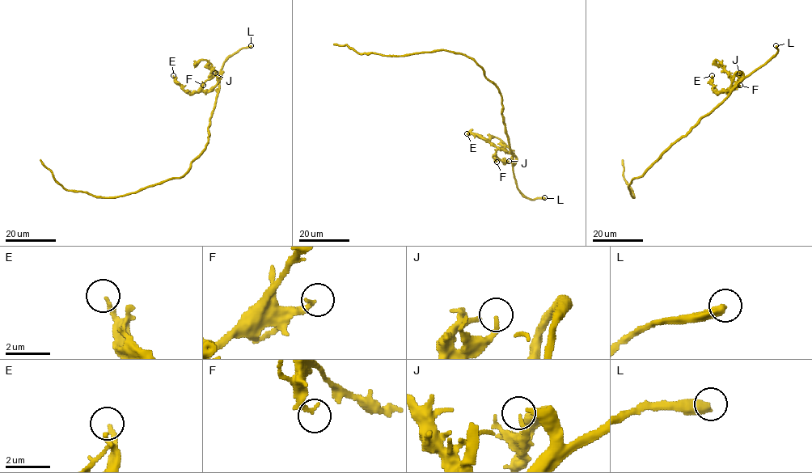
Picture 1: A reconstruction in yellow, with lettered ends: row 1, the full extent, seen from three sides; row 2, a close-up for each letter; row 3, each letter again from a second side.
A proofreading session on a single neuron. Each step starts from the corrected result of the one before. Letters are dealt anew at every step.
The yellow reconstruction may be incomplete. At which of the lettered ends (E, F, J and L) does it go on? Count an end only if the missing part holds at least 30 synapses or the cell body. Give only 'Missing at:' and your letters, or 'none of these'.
Missing at: L

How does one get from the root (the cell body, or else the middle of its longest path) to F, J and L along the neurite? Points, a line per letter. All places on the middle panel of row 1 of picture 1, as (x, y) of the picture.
F: (492, 82), (501, 95), (501, 115), (513, 164), (515, 157), (503, 149), (497, 149), (495, 154), (496, 162)
J: (492, 82), (501, 95), (515, 162), (503, 149), (496, 155), (509, 161)
L: (492, 82), (501, 95), (501, 115), (512, 155), (517, 187), (530, 199), (544, 197)

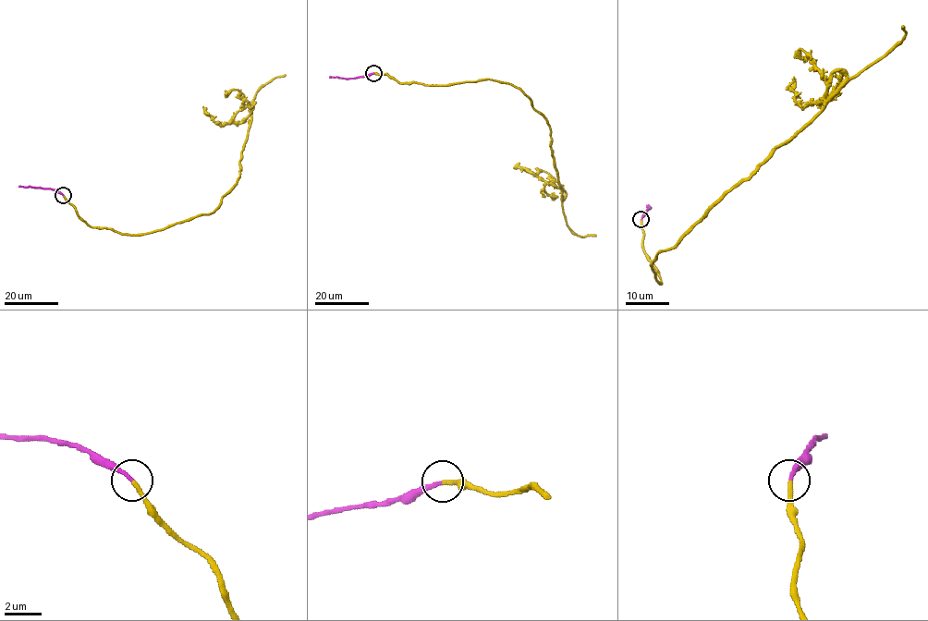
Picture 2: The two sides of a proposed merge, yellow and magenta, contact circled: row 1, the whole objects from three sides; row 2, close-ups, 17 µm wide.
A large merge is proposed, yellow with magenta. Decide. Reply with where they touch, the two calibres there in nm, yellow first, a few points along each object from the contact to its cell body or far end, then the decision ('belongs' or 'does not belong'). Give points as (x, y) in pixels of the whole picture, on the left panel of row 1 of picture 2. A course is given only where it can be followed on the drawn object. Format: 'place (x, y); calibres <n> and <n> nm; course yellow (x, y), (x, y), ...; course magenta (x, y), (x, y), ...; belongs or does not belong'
place (63, 195); calibres 240 and 200 nm; course yellow (62, 195), (89, 225), (122, 234), (212, 213), (239, 177), (254, 103), (241, 121), (222, 124), (202, 106); course magenta (62, 195), (53, 189), (18, 186); belongs

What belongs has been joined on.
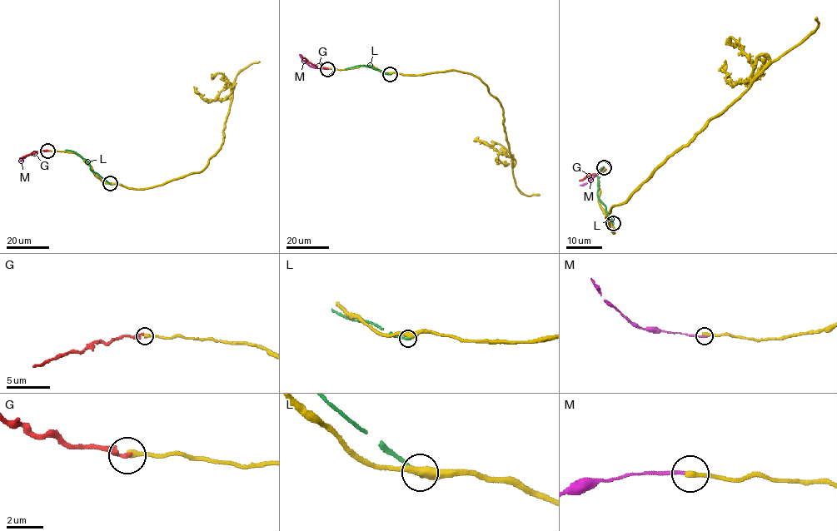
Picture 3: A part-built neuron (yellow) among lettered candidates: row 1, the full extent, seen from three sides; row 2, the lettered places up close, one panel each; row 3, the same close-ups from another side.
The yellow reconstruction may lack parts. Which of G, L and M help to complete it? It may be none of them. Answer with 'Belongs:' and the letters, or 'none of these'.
Belongs: G

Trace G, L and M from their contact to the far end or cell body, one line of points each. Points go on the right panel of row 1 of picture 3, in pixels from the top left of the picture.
G: (604, 168), (579, 181)
L: (612, 223), (597, 191), (598, 172), (604, 166)
M: (604, 167), (580, 186)

